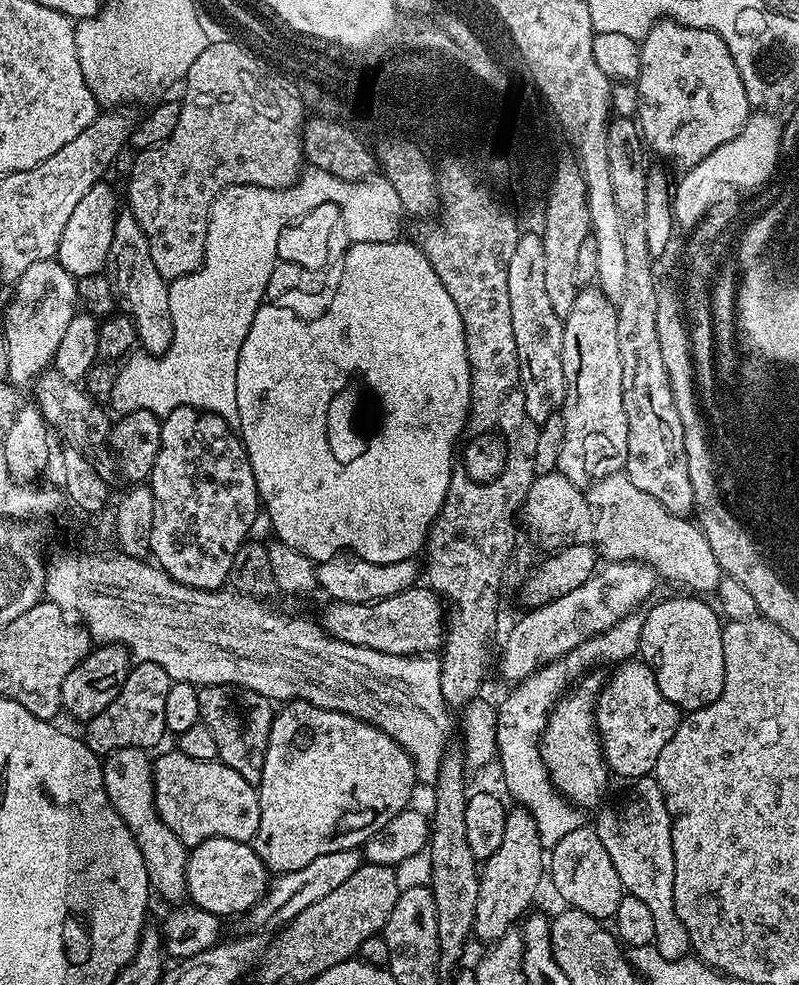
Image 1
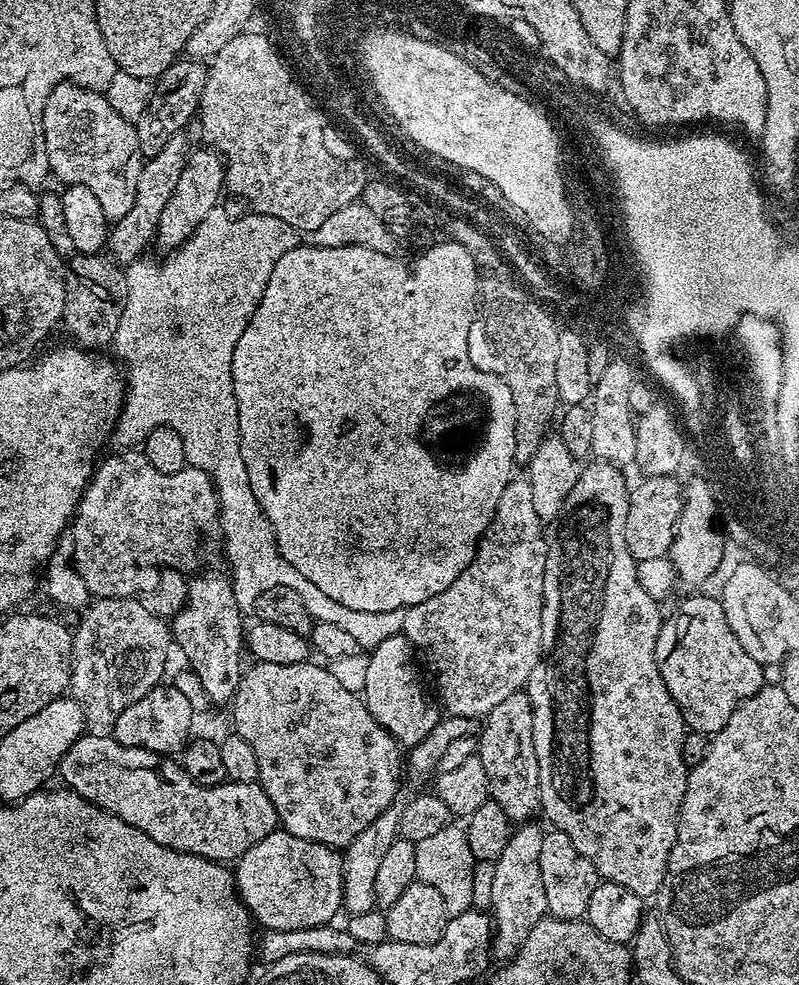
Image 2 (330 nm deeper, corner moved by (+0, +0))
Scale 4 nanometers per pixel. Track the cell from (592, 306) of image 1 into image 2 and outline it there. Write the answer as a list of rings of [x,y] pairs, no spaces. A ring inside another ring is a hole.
[[[593,462],[588,469],[581,471],[574,482],[574,490],[564,503],[564,510],[558,517],[560,529],[547,533],[546,570],[544,571],[544,605],[542,606],[542,642],[540,643],[540,660],[532,668],[526,685],[526,691],[532,703],[534,714],[534,754],[538,754],[540,767],[540,807],[542,816],[549,820],[555,831],[566,834],[570,842],[594,862],[594,870],[598,870],[601,881],[609,880],[618,886],[626,886],[626,890],[634,890],[634,894],[651,898],[656,891],[663,889],[668,874],[668,859],[676,841],[676,822],[680,818],[680,807],[688,789],[690,766],[684,760],[684,738],[686,725],[674,698],[670,698],[670,690],[666,690],[666,682],[662,682],[662,674],[656,661],[658,634],[664,624],[665,617],[660,616],[661,605],[656,597],[642,590],[642,582],[638,582],[637,560],[630,554],[624,537],[626,526],[626,510],[630,484],[624,481],[625,474],[615,464]]]

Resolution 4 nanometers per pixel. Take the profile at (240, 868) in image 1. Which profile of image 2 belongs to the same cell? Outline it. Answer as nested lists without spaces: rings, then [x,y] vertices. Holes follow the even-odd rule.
[[[283,830],[272,832],[266,838],[262,838],[262,842],[258,842],[255,846],[250,846],[250,850],[246,850],[246,854],[242,854],[239,860],[235,861],[234,879],[241,904],[248,909],[253,921],[259,927],[261,924],[261,929],[264,930],[306,930],[312,926],[331,924],[337,919],[335,916],[341,915],[342,912],[342,905],[344,903],[344,861],[341,853],[335,848],[328,848],[325,844],[310,842],[306,838],[294,838],[294,834]]]

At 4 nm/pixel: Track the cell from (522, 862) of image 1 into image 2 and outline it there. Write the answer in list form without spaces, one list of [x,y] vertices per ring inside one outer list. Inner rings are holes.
[[[527,691],[510,694],[510,698],[498,702],[498,706],[483,717],[478,732],[478,755],[486,770],[488,795],[493,802],[506,810],[509,820],[531,821],[535,817],[532,815],[541,811],[540,767],[538,754],[534,754],[534,714]]]

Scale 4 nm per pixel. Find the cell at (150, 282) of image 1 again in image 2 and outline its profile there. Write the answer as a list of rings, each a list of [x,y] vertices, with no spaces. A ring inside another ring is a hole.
[[[59,84],[46,98],[46,106],[42,110],[42,130],[46,142],[46,158],[48,171],[53,177],[61,180],[61,185],[67,186],[73,182],[85,184],[102,205],[106,218],[115,222],[123,218],[134,206],[134,192],[138,190],[138,174],[142,174],[142,166],[146,157],[138,146],[136,125],[132,120],[122,118],[114,106],[110,106],[104,92],[92,92],[77,84]]]

